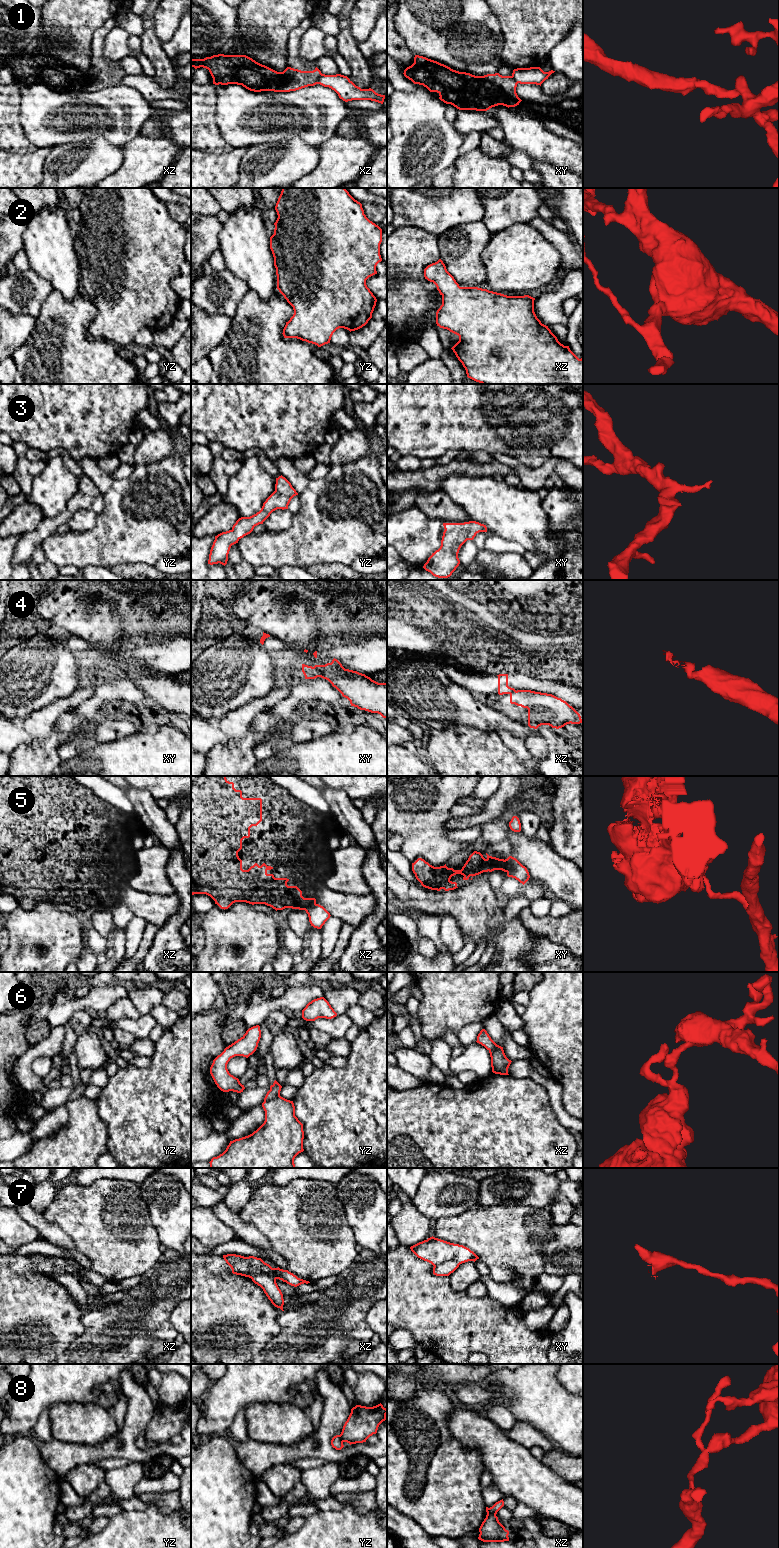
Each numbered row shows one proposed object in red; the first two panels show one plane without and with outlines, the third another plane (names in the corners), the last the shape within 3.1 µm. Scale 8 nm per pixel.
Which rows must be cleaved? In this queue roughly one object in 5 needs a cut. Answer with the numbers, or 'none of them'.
1, 4, 5, 7, 8

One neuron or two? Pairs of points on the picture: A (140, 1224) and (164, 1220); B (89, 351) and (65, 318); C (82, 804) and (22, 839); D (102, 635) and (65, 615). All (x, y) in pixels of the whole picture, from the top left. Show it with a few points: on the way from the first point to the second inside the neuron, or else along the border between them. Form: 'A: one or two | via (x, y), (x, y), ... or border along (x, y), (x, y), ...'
A: two | border along (144, 1199), (150, 1224), (161, 1243)
B: one | via (81, 343), (65, 326)
C: one | via (67, 819), (52, 834), (37, 834)
D: one | via (93, 626), (83, 616), (74, 616)

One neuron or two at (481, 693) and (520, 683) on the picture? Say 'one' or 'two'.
one

